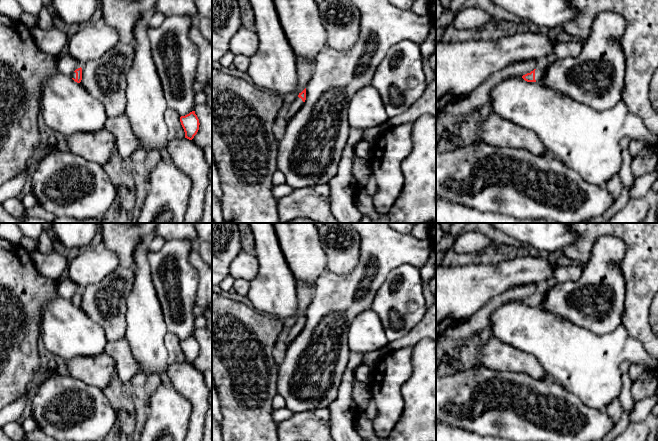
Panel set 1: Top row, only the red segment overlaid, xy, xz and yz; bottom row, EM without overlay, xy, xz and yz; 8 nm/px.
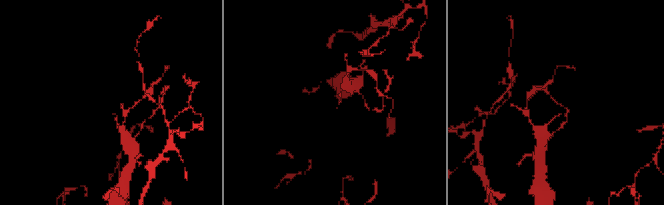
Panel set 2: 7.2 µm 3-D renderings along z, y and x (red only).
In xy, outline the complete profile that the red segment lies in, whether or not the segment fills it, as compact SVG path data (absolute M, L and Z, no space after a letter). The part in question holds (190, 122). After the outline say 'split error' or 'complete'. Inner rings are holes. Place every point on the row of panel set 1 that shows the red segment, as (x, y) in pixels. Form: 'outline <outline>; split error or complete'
outline M195 111L180 117L181 125L185 132L185 138L192 140L199 130L199 119Z; complete

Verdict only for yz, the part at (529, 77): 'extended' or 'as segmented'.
extended

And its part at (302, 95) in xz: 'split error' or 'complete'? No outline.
split error

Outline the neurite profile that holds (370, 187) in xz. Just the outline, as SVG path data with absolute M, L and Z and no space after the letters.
M371 174L367 180L367 183L363 186L367 195L371 196L375 193L377 189L377 184L374 176Z

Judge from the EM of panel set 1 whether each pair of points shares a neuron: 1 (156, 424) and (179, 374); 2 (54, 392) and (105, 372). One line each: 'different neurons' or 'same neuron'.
1: different neurons
2: different neurons

